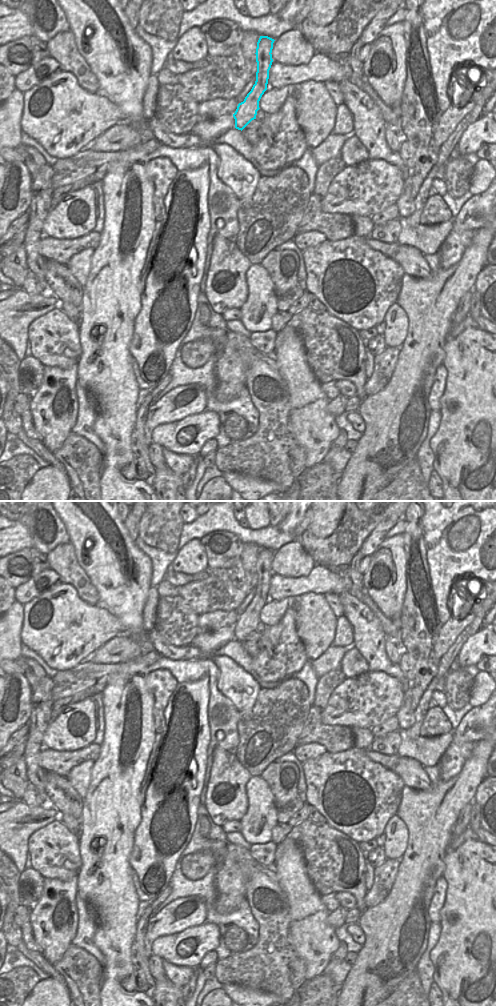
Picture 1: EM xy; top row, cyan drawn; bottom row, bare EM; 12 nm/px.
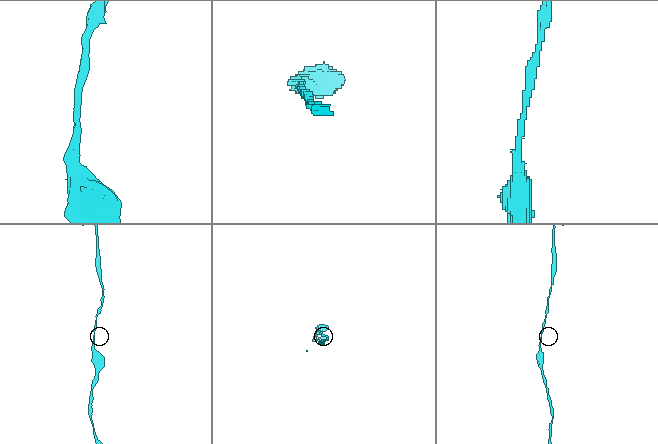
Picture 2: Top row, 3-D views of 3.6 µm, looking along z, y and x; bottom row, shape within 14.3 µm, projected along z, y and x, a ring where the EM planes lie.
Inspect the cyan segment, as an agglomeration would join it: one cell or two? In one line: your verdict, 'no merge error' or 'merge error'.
no merge error

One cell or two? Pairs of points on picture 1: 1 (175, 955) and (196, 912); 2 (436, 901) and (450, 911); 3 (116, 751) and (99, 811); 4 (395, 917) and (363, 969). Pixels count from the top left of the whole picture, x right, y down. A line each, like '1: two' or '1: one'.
1: two
2: two
3: one
4: one

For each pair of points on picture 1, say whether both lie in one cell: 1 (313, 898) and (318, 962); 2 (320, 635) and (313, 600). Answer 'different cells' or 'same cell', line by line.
1: same cell
2: same cell

